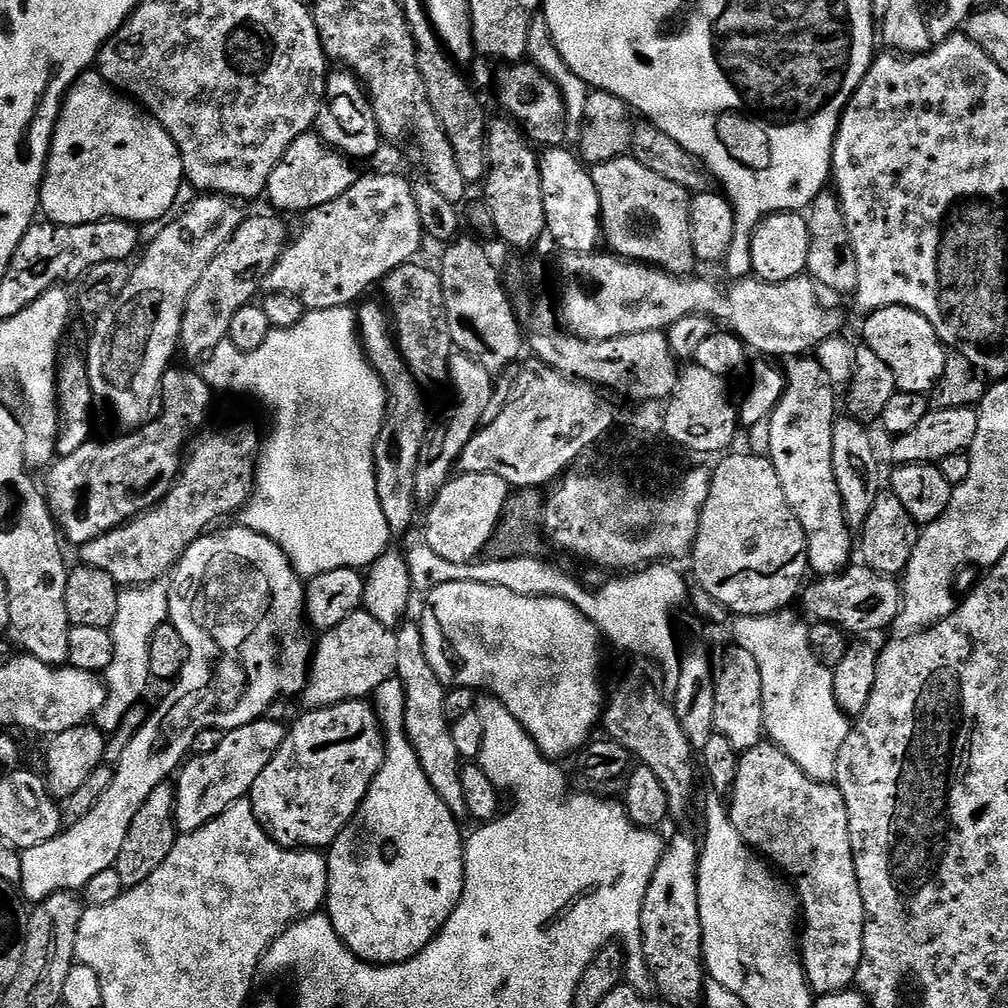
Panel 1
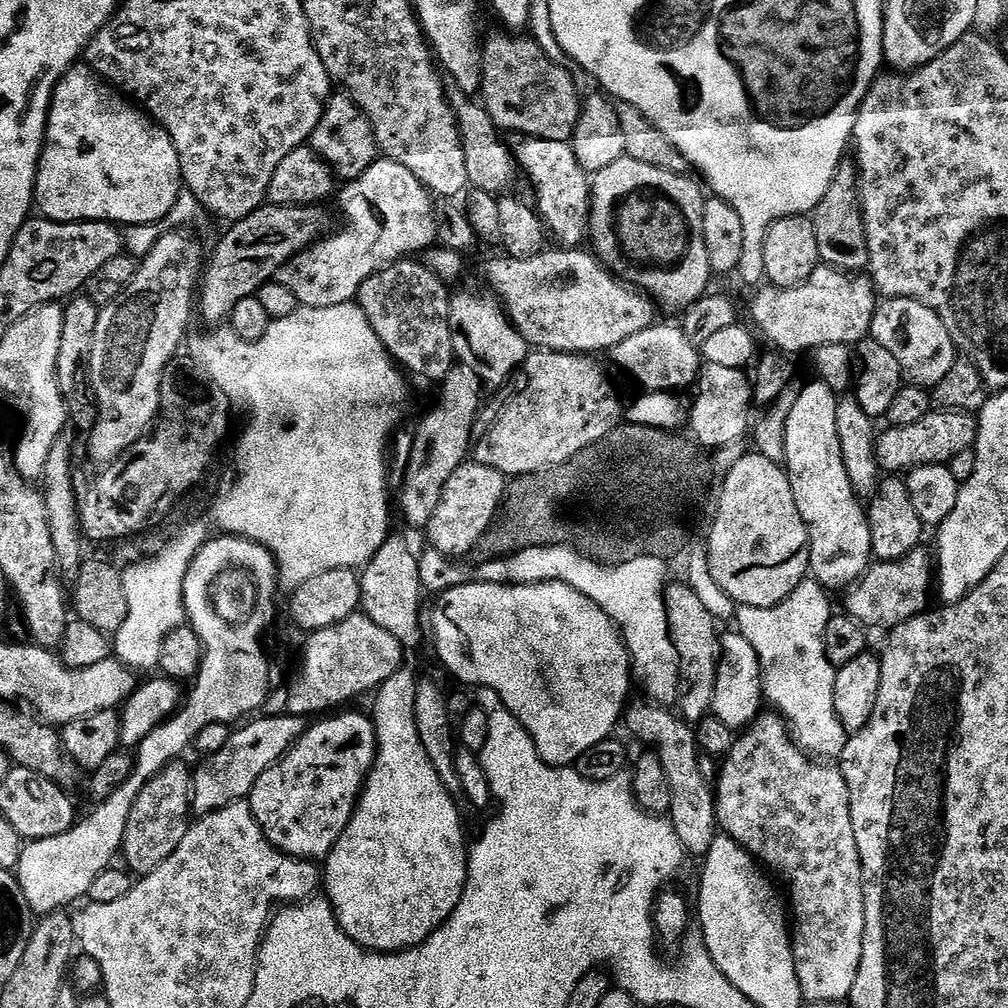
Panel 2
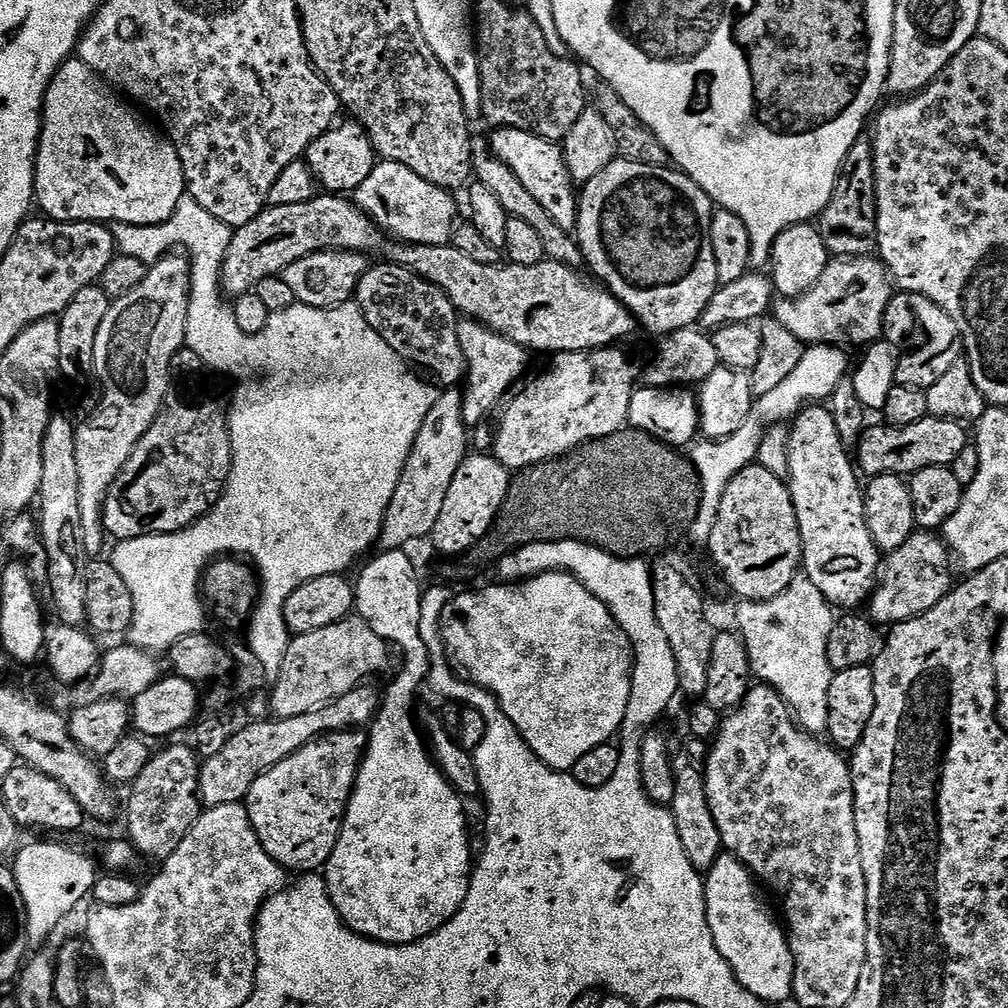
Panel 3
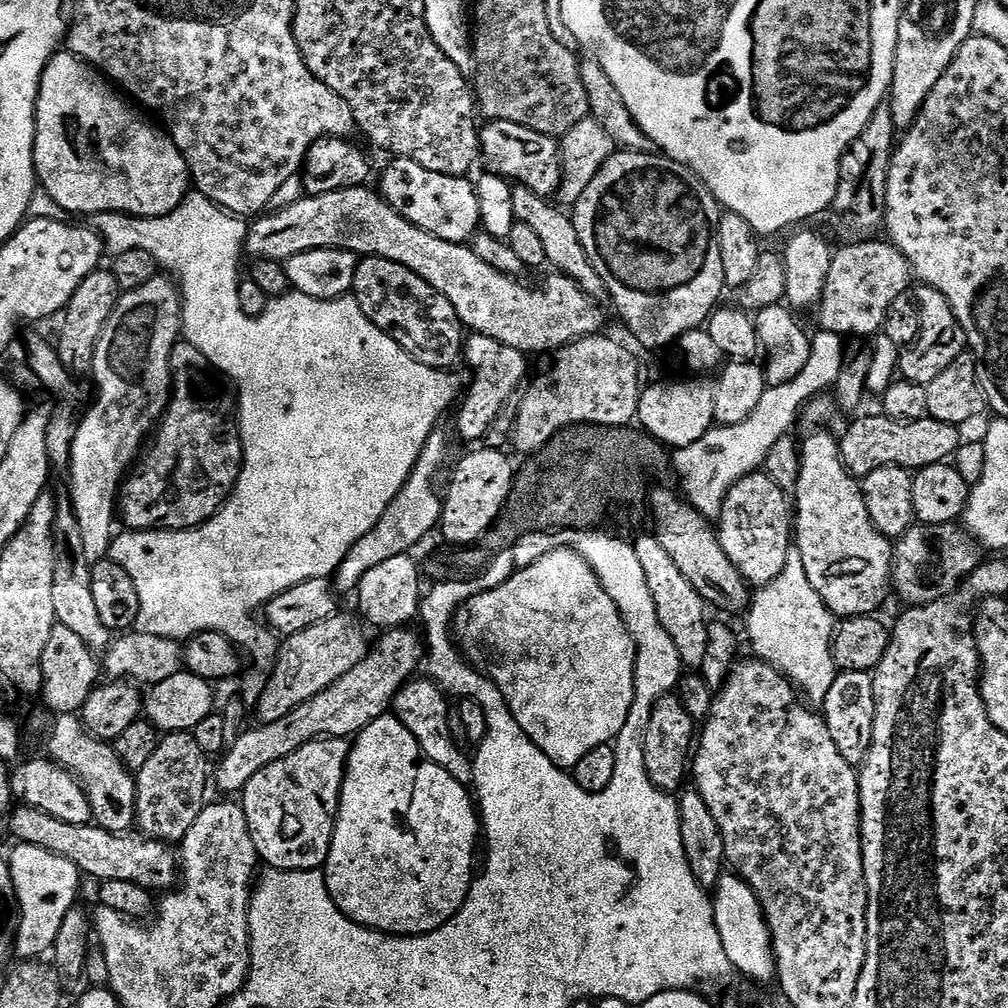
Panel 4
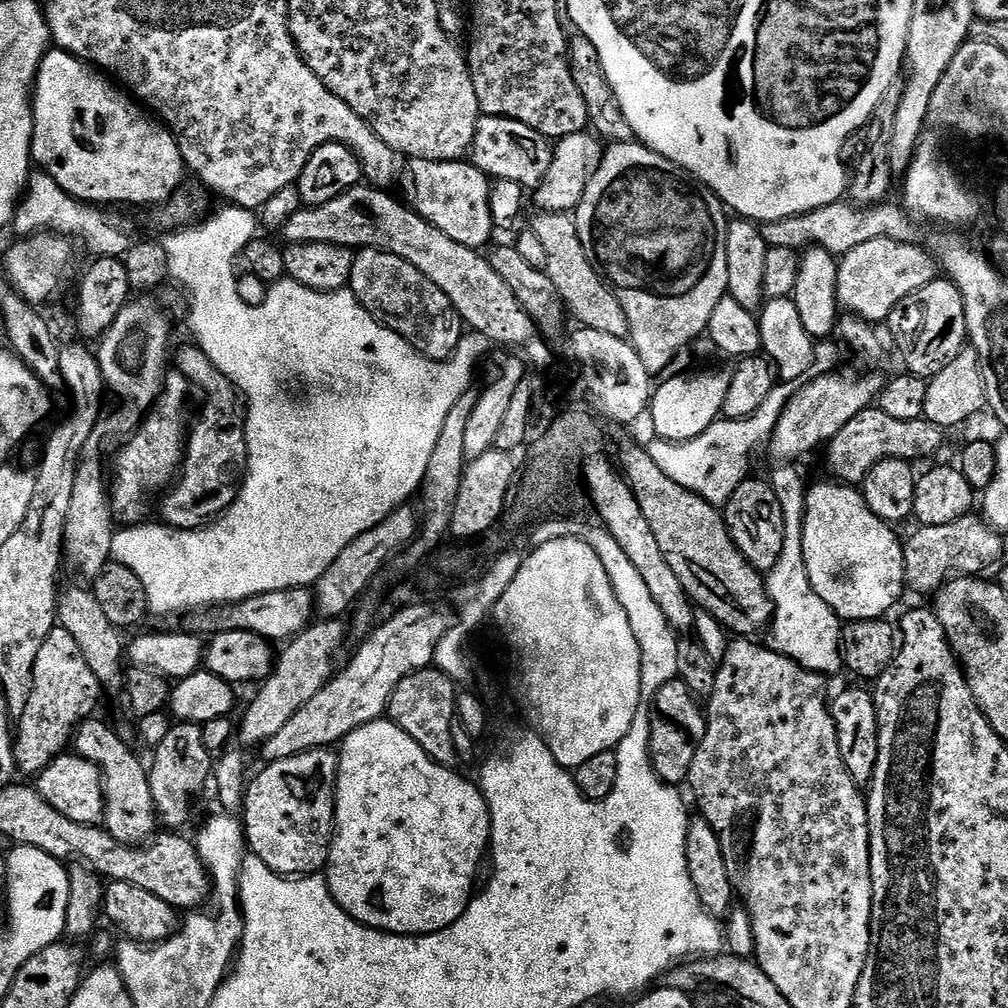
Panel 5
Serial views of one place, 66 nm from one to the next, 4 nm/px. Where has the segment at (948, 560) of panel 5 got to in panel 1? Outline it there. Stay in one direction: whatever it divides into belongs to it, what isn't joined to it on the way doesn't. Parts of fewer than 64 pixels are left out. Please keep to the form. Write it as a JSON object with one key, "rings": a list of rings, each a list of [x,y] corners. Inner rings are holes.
{"rings":[[[854,564],[842,572],[819,577],[814,580],[814,583],[811,581],[801,593],[801,602],[805,608],[803,608],[805,615],[819,623],[836,624],[854,636],[870,636],[870,633],[884,630],[899,619],[899,611],[903,604],[903,591],[893,577],[883,576],[868,565],[858,564],[855,566]]]}

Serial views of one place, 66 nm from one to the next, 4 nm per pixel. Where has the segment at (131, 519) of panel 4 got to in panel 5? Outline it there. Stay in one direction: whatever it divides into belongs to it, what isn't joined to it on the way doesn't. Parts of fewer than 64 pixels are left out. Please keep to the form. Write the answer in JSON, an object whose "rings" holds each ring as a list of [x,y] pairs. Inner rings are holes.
{"rings":[[[188,342],[177,356],[175,353],[174,364],[187,383],[189,380],[196,388],[208,388],[204,396],[208,405],[200,421],[193,428],[191,425],[190,443],[178,479],[171,485],[167,493],[169,496],[164,500],[162,520],[169,528],[202,528],[224,513],[236,501],[236,493],[240,491],[240,481],[244,479],[244,470],[248,466],[242,408],[238,403],[236,389],[222,382],[220,373],[202,355],[195,343]]]}

